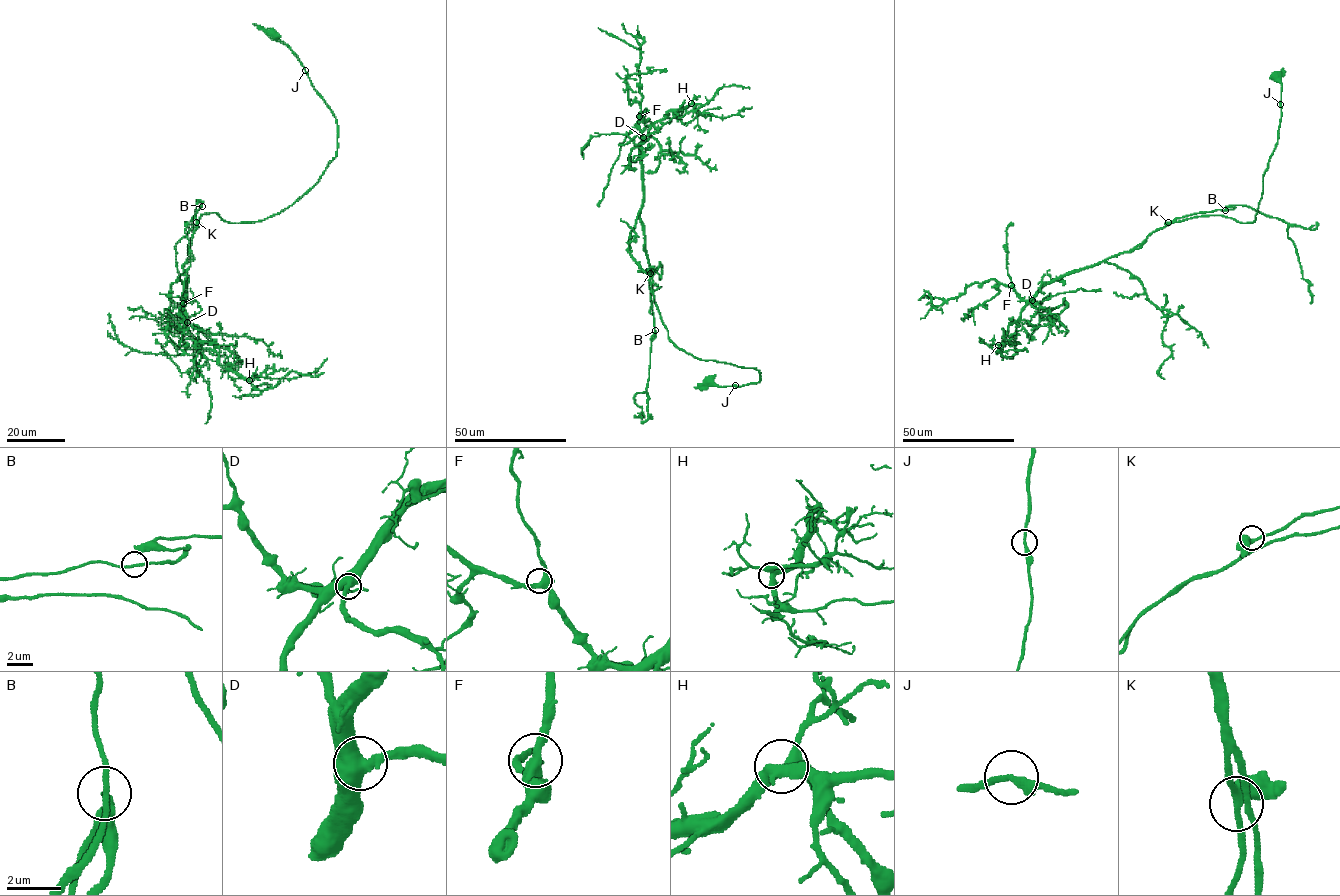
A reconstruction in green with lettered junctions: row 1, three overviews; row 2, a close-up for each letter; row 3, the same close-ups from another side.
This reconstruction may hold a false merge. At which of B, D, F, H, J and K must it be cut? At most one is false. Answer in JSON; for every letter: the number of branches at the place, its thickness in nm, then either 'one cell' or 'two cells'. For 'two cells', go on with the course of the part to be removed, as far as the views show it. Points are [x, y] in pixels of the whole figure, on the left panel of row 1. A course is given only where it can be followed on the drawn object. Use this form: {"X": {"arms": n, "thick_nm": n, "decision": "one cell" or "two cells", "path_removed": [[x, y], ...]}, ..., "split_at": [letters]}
{"B": {"arms": 3, "thick_nm": 180, "decision": "one cell"}, "D": {"arms": 3, "thick_nm": 500, "decision": "one cell"}, "F": {"arms": 3, "thick_nm": 400, "decision": "one cell"}, "H": {"arms": 3, "thick_nm": 420, "decision": "one cell"}, "J": {"arms": 2, "thick_nm": 200, "decision": "one cell"}, "K": {"arms": 3, "thick_nm": 380, "decision": "one cell"}, "split_at": []}

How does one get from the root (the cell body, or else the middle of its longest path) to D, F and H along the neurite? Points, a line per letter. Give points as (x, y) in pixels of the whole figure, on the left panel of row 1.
D: (273, 35), (335, 118), (337, 155), (276, 214), (241, 222), (200, 217), (183, 265), (187, 322)
F: (273, 35), (335, 118), (337, 155), (302, 196), (263, 220), (202, 214), (183, 265), (183, 303)
H: (273, 35), (335, 118), (337, 155), (302, 196), (263, 220), (202, 214), (183, 265), (185, 326), (249, 380)

